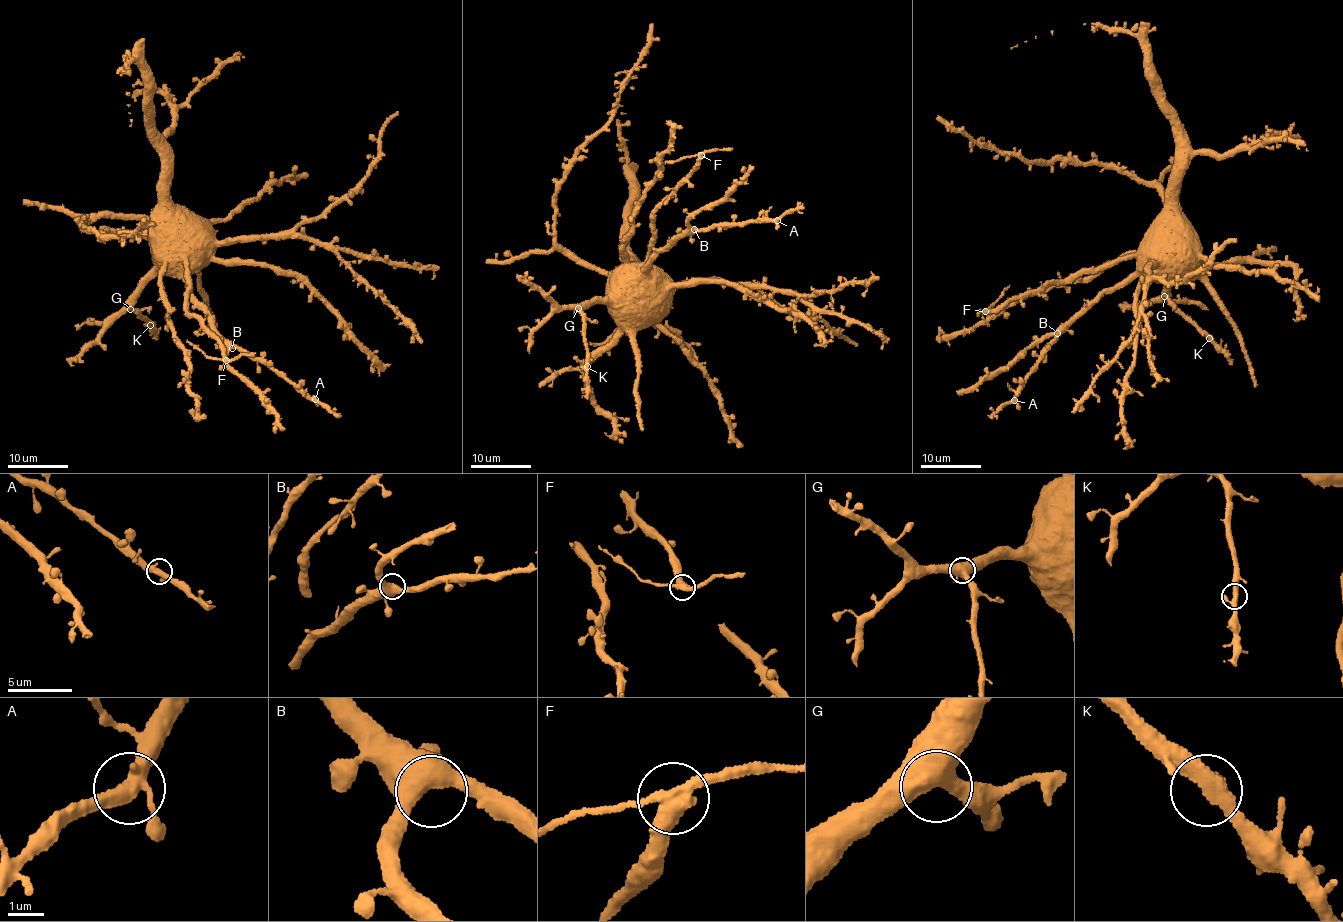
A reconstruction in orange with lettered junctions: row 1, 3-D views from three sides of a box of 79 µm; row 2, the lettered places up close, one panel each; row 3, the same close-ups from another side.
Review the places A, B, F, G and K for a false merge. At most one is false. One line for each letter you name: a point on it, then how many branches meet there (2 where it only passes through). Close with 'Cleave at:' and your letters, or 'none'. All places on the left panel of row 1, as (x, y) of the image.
F: place (226, 360); branches 3
Cleave at: F

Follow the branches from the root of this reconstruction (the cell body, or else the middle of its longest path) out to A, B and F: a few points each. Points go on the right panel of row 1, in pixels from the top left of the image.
A: (1146, 254), (1141, 247), (1135, 271), (1113, 288), (1100, 292), (1066, 325), (1018, 389), (1014, 400)
B: (1146, 254), (1141, 247), (1135, 271), (1113, 288), (1100, 292), (1057, 333)
F: (1146, 254), (1141, 247), (1131, 257), (1095, 268), (1082, 269), (1064, 280), (1028, 291), (993, 310), (985, 311)

